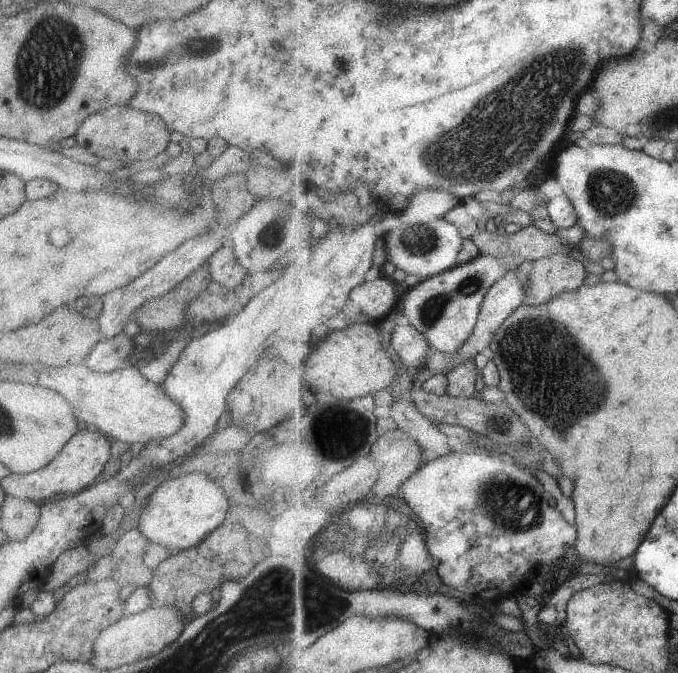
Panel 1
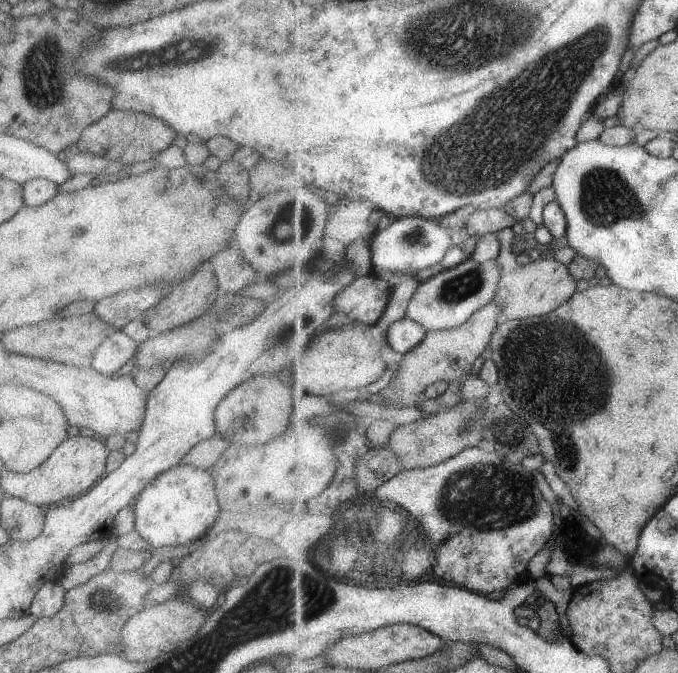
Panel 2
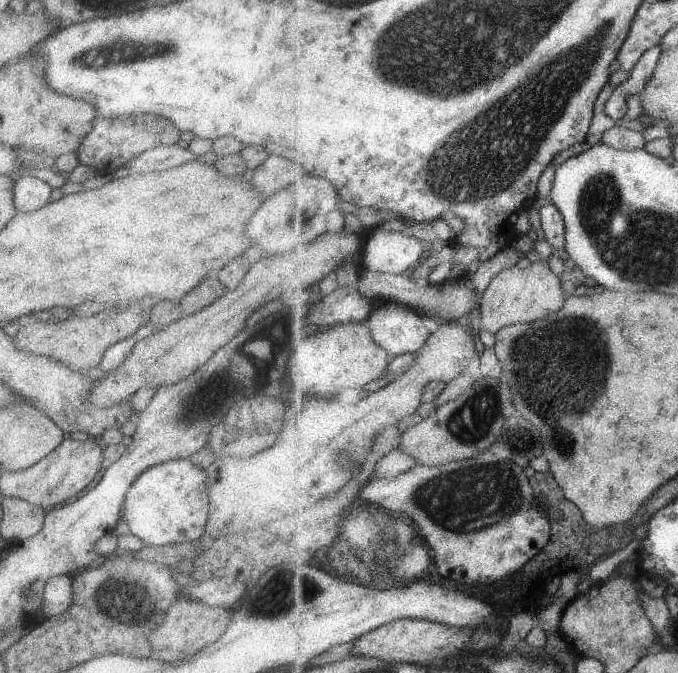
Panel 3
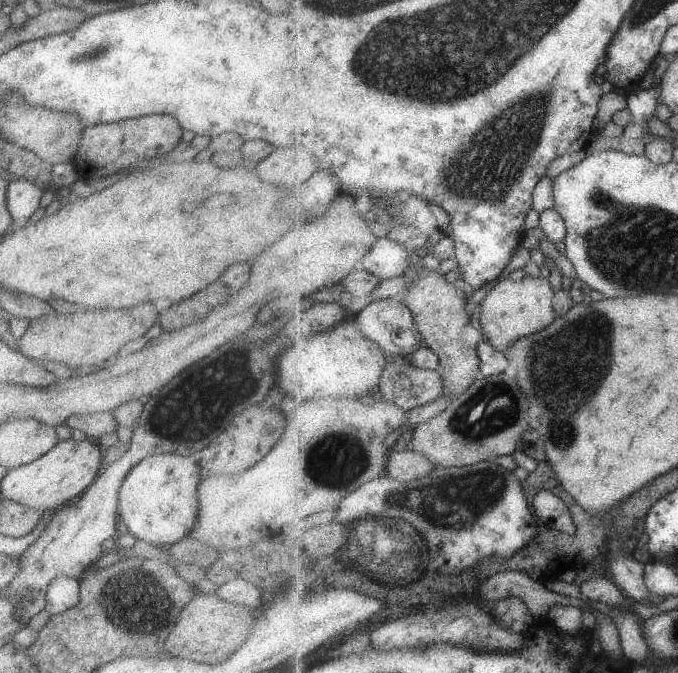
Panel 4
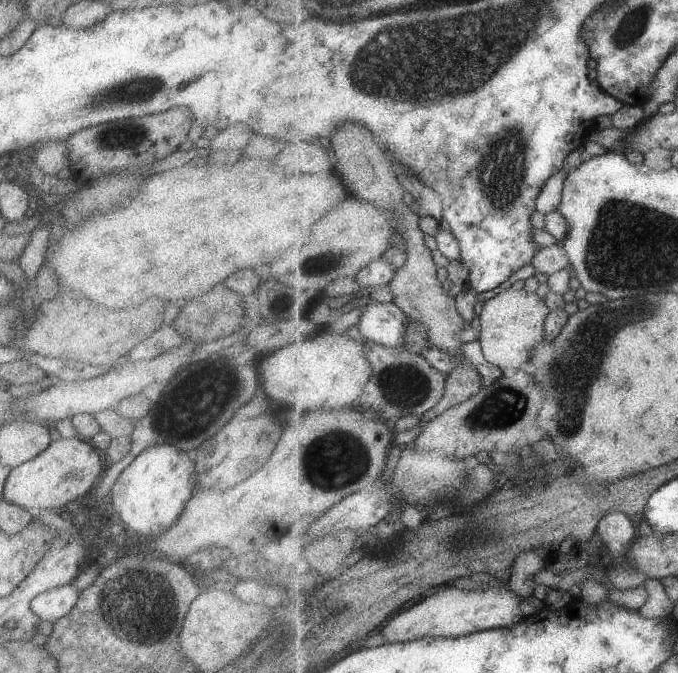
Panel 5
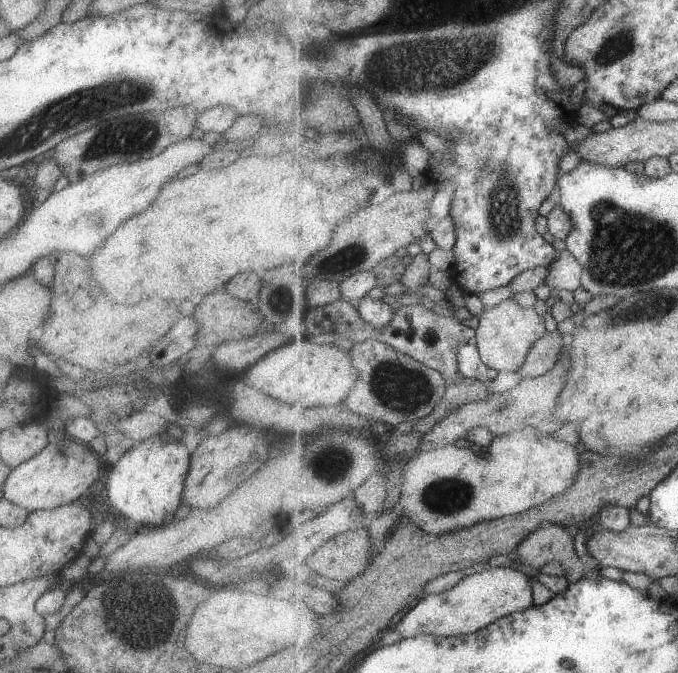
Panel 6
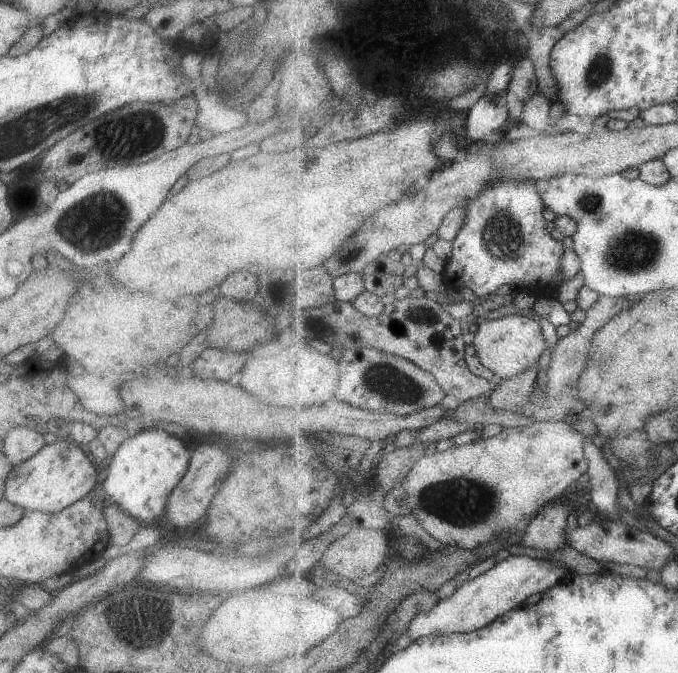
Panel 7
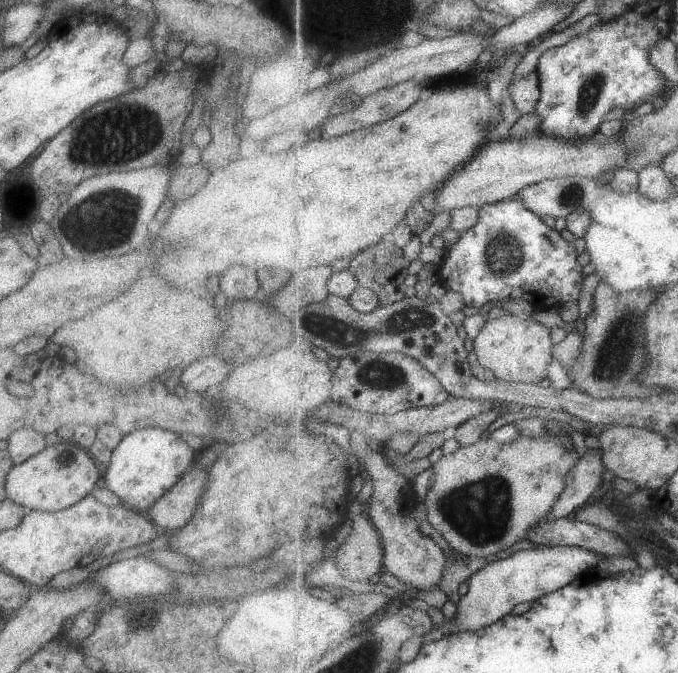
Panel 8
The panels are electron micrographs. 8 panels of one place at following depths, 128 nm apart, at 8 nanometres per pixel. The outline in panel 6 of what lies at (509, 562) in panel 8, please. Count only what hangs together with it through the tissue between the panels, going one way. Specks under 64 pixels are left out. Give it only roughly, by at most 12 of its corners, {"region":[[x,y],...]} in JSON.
{"region":[[486,568],[421,598],[403,639],[476,633],[533,605],[531,578]]}

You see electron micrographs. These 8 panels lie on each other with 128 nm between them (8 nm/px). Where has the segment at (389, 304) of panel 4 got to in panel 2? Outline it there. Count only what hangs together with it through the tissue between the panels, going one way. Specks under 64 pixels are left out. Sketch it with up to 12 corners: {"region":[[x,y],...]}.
{"region":[[404,316],[390,324],[386,342],[402,357],[426,339],[422,324]]}

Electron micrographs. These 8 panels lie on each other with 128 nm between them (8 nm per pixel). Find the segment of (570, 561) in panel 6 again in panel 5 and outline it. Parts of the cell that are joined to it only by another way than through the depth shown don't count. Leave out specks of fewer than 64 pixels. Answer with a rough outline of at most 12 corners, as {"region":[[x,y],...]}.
{"region":[[539,549],[522,552],[508,575],[513,592],[532,597],[533,576],[545,568]]}

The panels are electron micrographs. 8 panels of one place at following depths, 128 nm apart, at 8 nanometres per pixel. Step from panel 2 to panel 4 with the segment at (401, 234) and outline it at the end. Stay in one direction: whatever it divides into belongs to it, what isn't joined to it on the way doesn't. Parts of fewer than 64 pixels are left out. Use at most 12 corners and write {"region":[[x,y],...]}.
{"region":[[384,236],[362,258],[363,270],[381,280],[406,274],[410,256]]}

